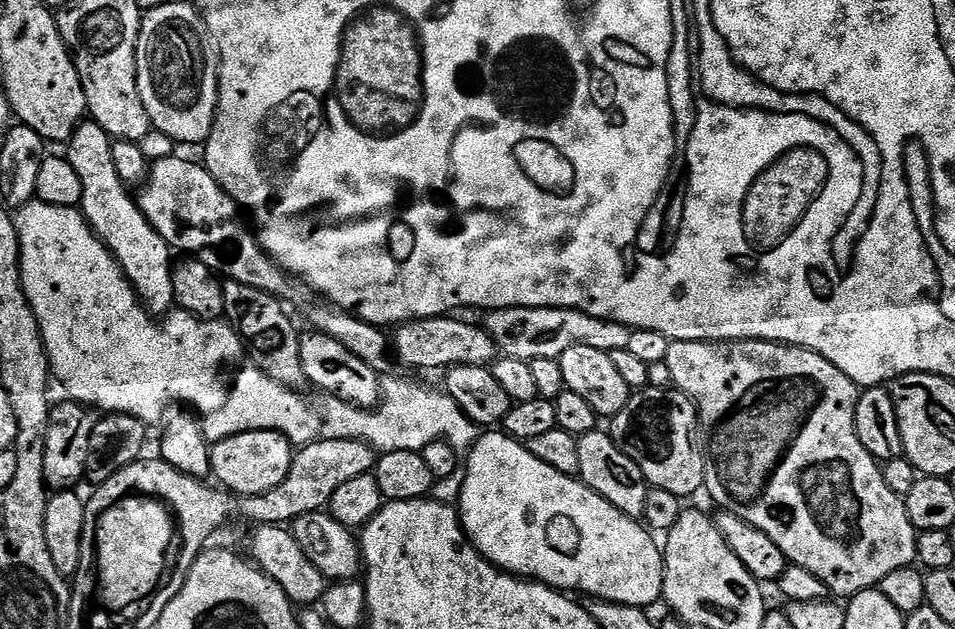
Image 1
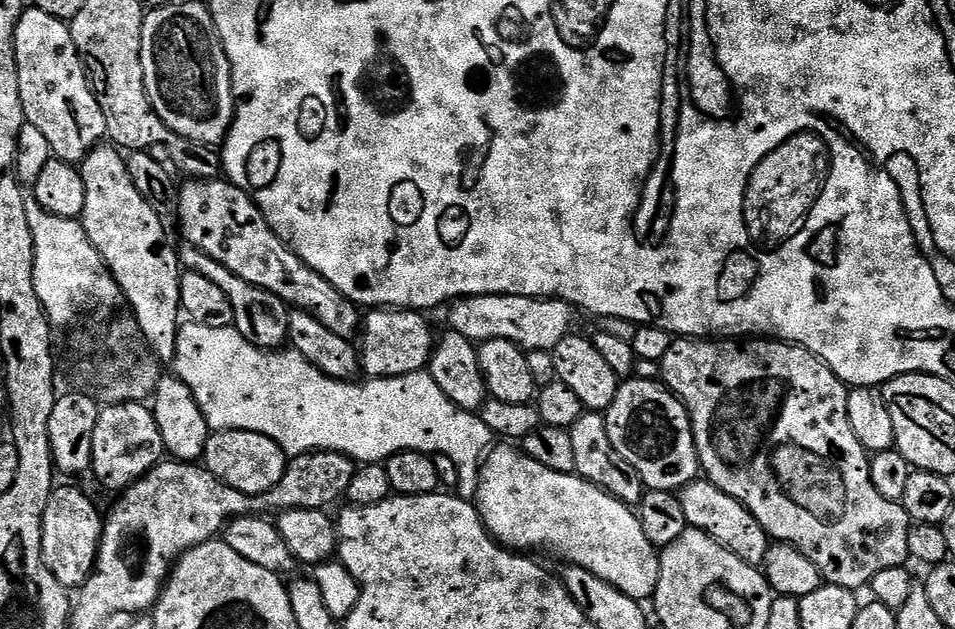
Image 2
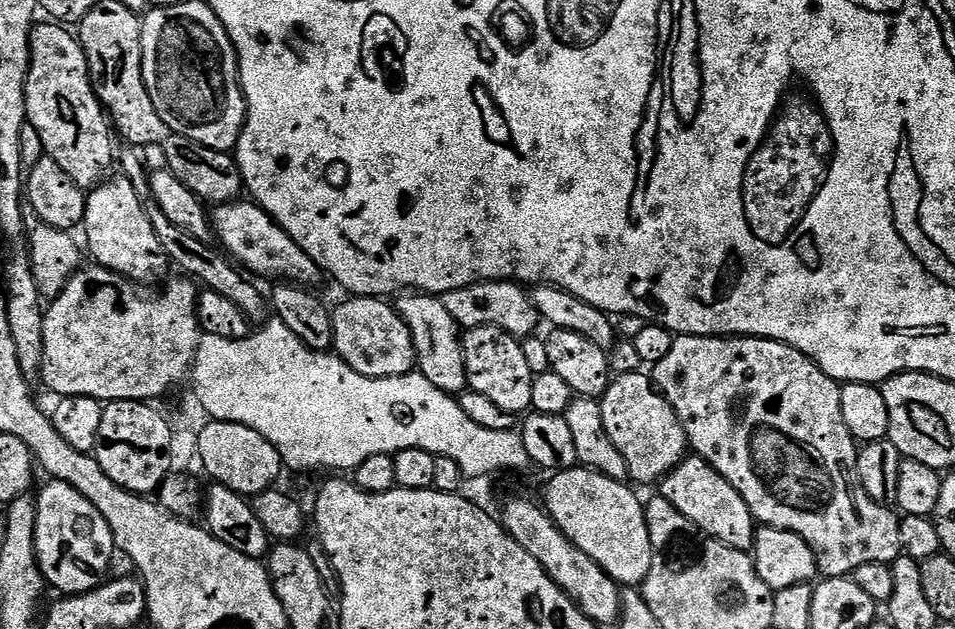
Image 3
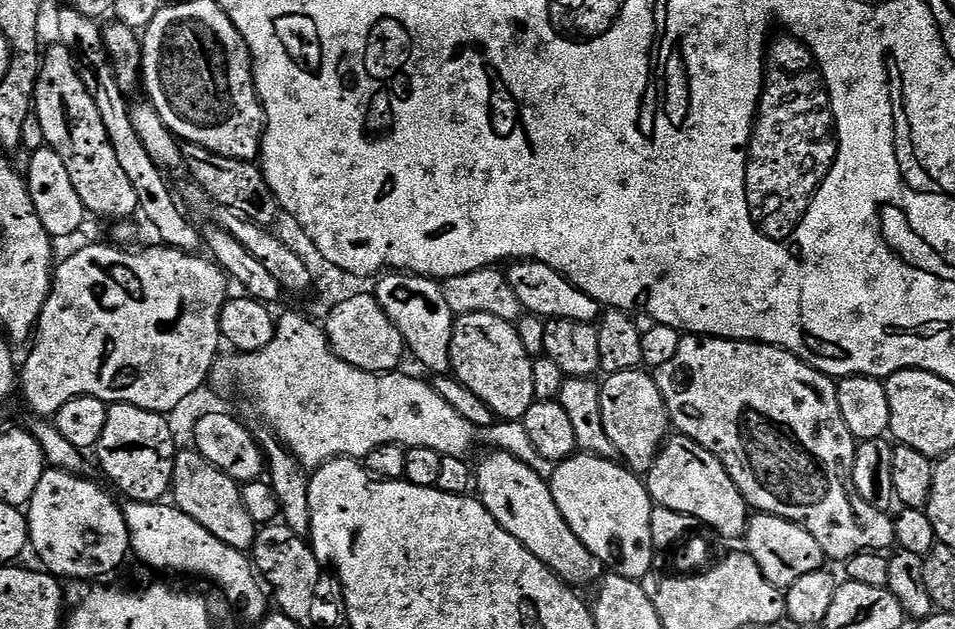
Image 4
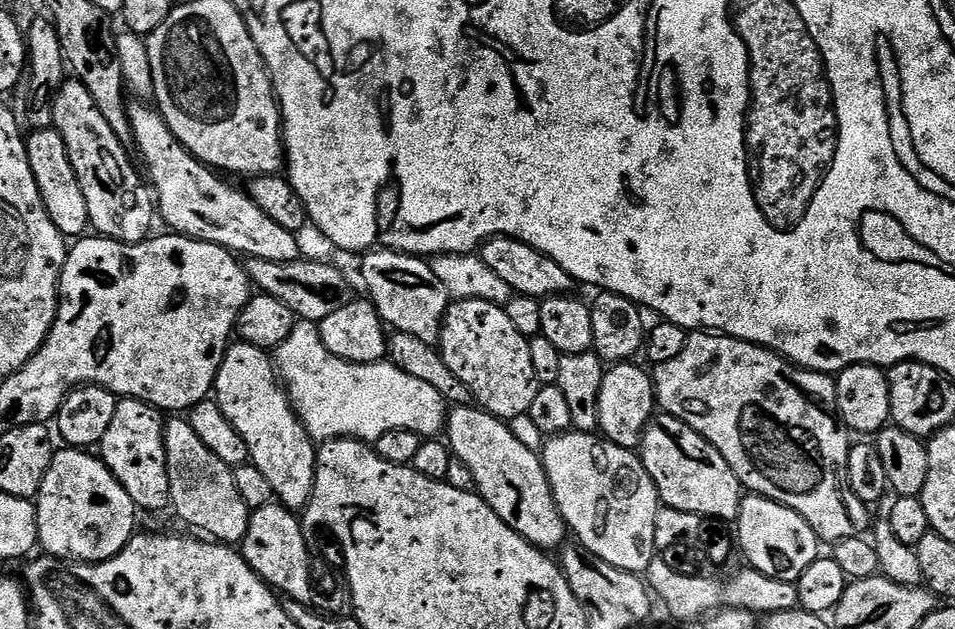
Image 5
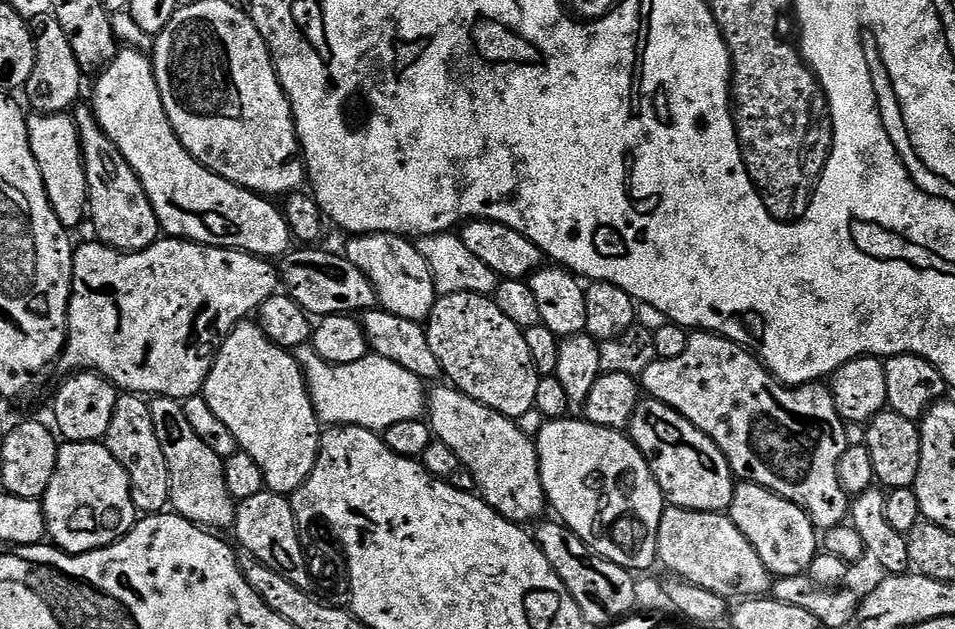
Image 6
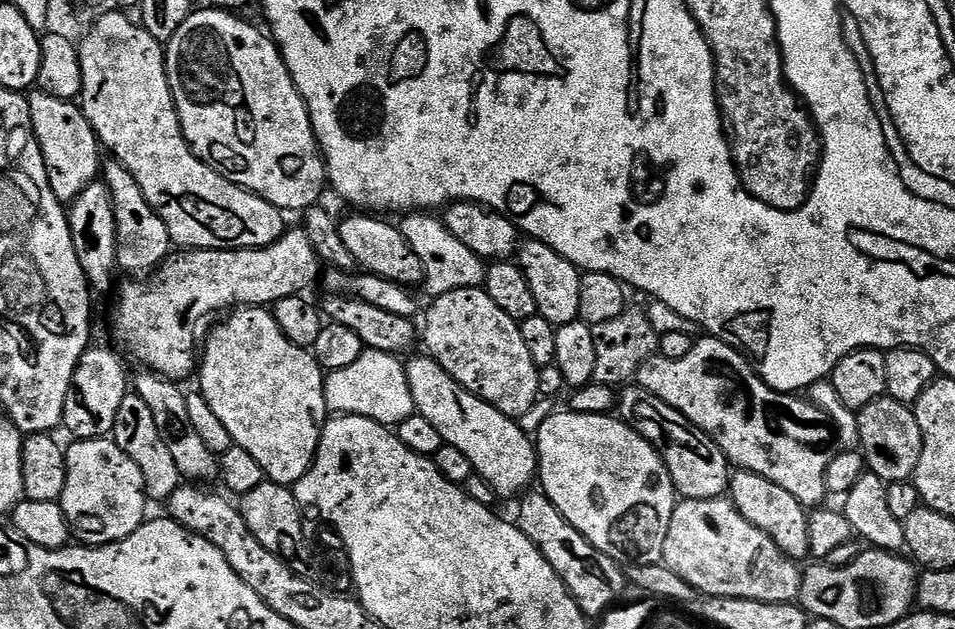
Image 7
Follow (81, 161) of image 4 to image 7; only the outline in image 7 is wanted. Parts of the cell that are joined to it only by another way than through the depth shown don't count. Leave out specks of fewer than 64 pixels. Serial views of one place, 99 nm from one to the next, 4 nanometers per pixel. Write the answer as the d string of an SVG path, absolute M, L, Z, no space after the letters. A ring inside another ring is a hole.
M112 158L103 165L102 182L108 187L112 199L112 209L116 219L116 262L121 269L128 272L155 273L165 260L169 259L174 245L172 236L166 230L166 222L146 202L138 182L127 172L120 161Z

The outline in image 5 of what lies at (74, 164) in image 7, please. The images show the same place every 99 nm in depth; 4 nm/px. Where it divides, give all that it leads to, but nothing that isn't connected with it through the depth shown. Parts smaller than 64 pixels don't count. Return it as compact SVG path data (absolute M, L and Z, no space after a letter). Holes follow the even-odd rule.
M53 127L44 128L41 132L32 132L26 143L30 170L34 170L34 182L38 182L38 194L46 206L46 214L50 214L50 222L54 222L66 238L83 237L90 228L86 197L82 194L82 186L78 186L78 174L74 174L62 134L58 134Z

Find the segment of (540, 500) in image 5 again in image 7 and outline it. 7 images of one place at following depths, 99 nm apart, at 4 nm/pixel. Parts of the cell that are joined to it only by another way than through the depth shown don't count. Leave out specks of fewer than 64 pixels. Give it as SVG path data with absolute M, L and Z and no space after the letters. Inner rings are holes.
M423 359L407 361L406 364L410 394L419 416L434 425L434 430L442 434L445 444L462 450L462 454L470 458L473 473L482 477L497 497L512 496L515 492L523 493L531 489L538 476L533 437L521 430L513 417L502 414L494 406L466 391L453 376L446 374L438 361Z

